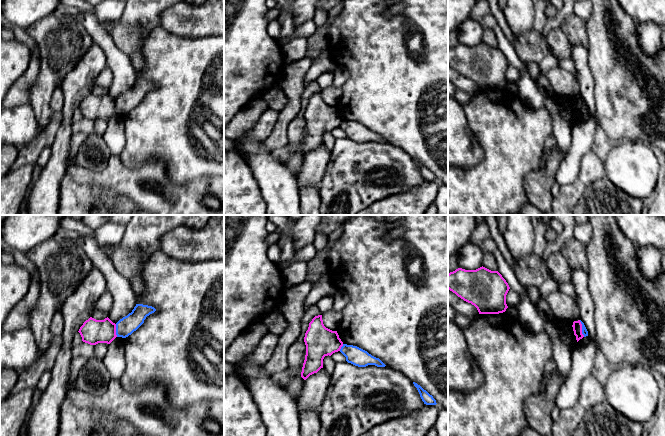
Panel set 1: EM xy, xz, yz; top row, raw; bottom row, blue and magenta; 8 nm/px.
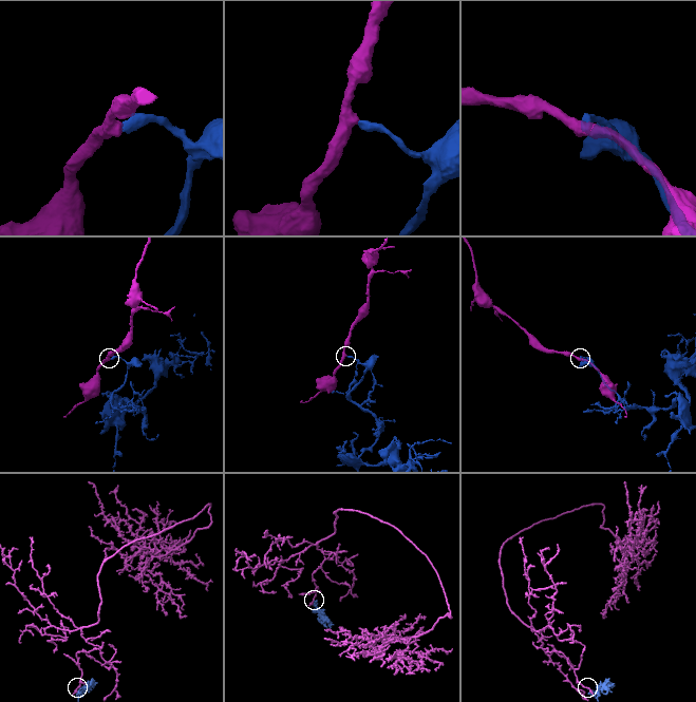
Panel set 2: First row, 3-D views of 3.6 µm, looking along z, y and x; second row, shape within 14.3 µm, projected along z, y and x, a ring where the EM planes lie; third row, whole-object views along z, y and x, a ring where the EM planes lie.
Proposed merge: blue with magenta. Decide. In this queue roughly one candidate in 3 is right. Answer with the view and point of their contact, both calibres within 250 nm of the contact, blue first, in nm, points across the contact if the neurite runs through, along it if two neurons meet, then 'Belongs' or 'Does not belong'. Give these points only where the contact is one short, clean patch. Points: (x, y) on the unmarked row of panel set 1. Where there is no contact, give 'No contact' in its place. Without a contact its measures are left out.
Touches blue at yz (582, 104). Thickness 50 nm (blue) against 80 nm. Boundary: yz (579, 96), (584, 112). Does not belong

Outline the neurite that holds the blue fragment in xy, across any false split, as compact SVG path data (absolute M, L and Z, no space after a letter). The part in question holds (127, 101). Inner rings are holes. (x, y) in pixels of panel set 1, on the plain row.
M136 80L131 89L116 99L117 113L126 114L131 111L144 99L146 93L155 87L156 85L152 82Z

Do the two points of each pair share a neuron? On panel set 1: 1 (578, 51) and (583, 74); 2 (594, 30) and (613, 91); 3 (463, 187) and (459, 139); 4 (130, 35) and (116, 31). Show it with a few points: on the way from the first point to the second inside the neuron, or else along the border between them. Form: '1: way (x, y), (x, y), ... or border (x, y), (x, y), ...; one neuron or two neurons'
1: way (579, 57), (582, 68); one neuron
2: way (609, 45), (612, 50), (613, 76); one neuron
3: border (483, 159), (474, 166), (458, 168); two neurons
4: way (127, 35), (119, 32); one neuron

